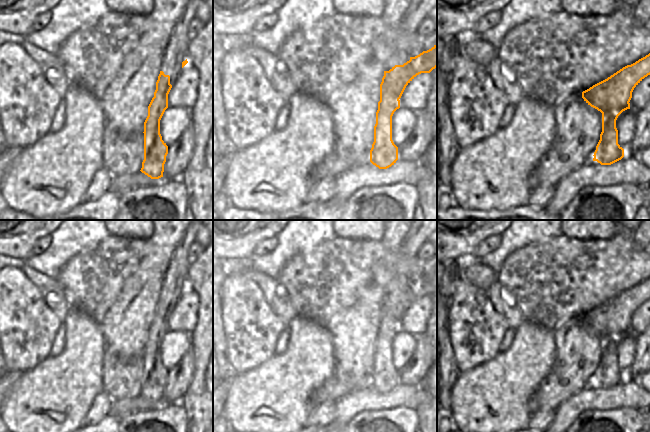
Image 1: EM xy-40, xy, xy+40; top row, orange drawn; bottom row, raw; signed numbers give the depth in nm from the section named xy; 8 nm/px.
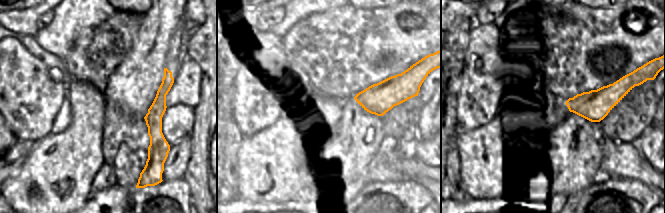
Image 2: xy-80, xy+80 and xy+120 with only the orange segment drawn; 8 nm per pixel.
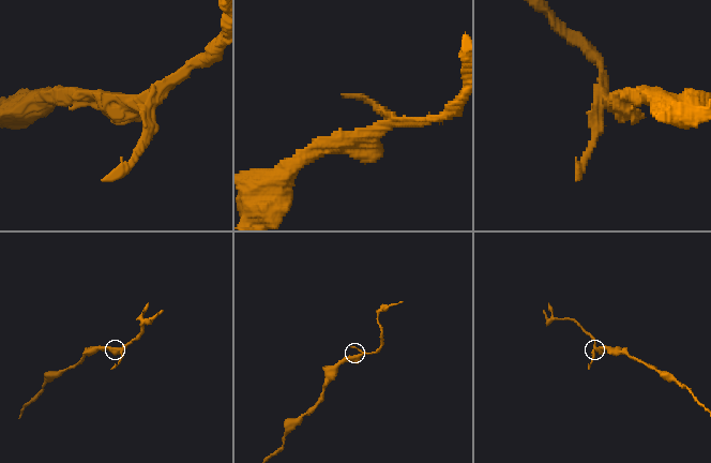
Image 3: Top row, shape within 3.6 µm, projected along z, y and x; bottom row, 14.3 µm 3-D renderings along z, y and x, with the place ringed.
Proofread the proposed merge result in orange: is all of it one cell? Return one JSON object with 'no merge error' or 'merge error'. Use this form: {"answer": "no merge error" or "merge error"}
{"answer": "merge error"}

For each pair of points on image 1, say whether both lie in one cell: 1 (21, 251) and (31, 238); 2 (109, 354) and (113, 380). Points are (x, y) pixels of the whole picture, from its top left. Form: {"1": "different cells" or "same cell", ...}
{"1": "same cell", "2": "same cell"}

